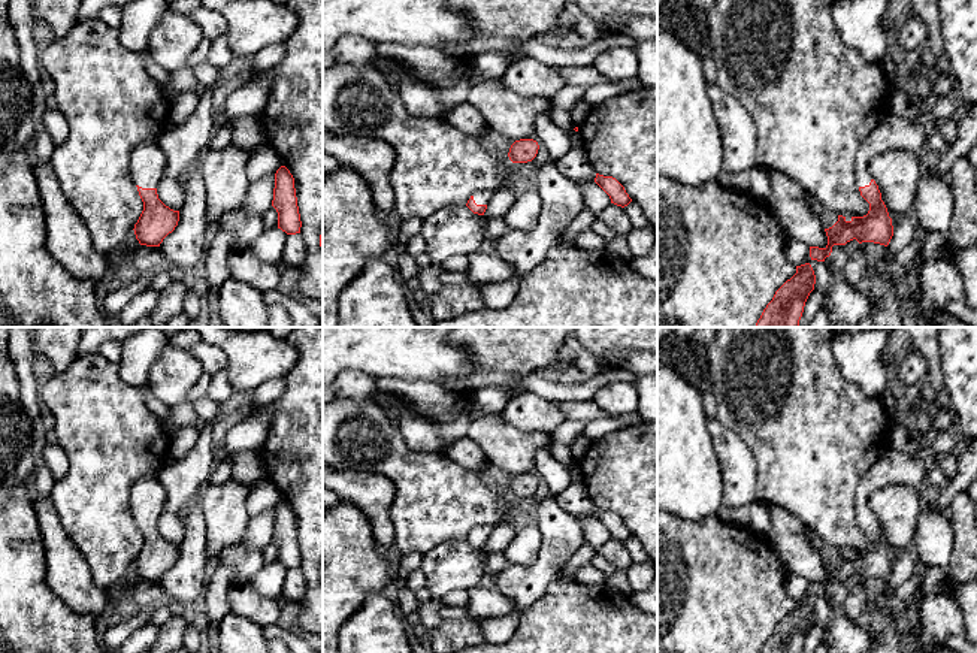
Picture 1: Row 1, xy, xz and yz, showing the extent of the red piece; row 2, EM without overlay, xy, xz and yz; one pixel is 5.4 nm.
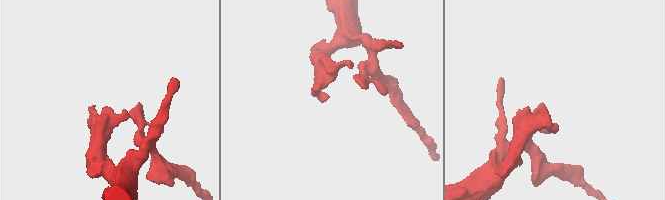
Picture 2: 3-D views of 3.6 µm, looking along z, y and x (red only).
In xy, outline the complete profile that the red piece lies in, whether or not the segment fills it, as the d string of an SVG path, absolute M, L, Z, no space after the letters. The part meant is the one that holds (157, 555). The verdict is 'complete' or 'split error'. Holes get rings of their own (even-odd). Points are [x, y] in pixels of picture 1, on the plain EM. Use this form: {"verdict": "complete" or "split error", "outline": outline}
{"verdict": "split error", "outline": "M157 475L140 478L130 495L133 516L143 536L143 545L133 563L140 580L160 581L179 556L179 545L166 541L157 529L157 519L164 499L166 490Z"}

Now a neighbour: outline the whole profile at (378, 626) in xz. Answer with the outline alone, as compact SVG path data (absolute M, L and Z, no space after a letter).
M391 592L370 593L338 632L339 653L412 653Z

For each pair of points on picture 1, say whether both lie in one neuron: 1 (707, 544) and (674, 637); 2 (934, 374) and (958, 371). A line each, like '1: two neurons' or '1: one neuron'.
1: one neuron
2: two neurons

